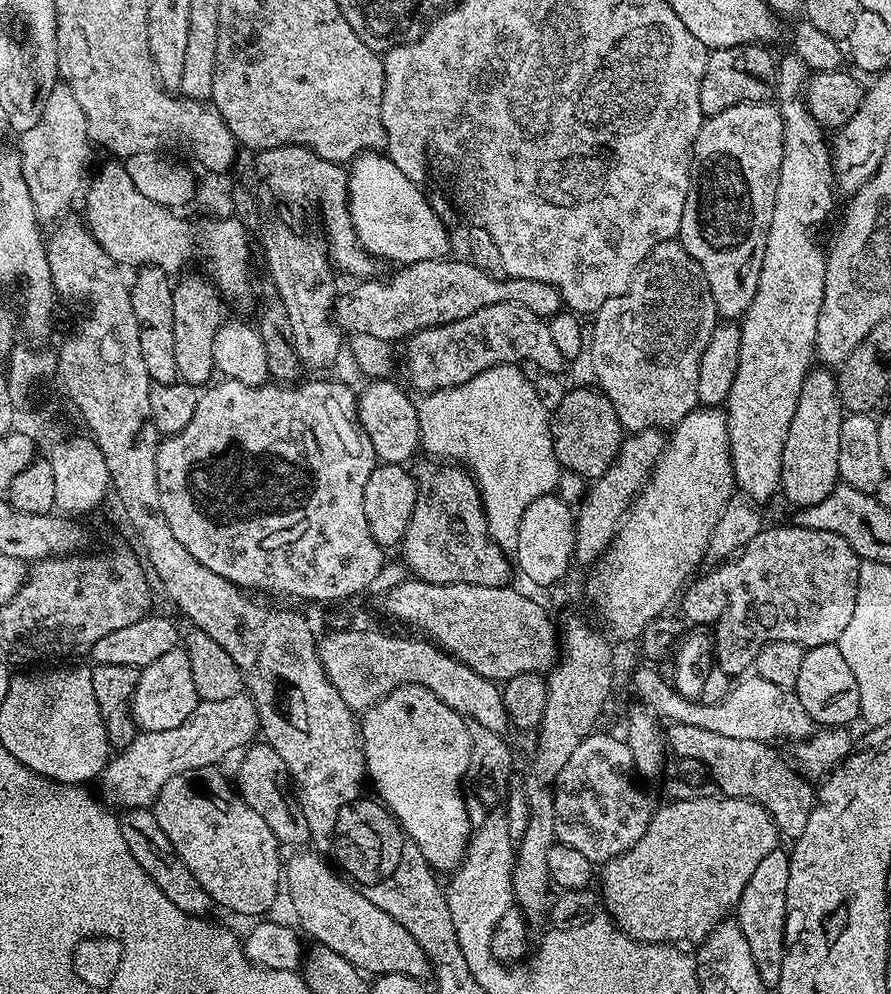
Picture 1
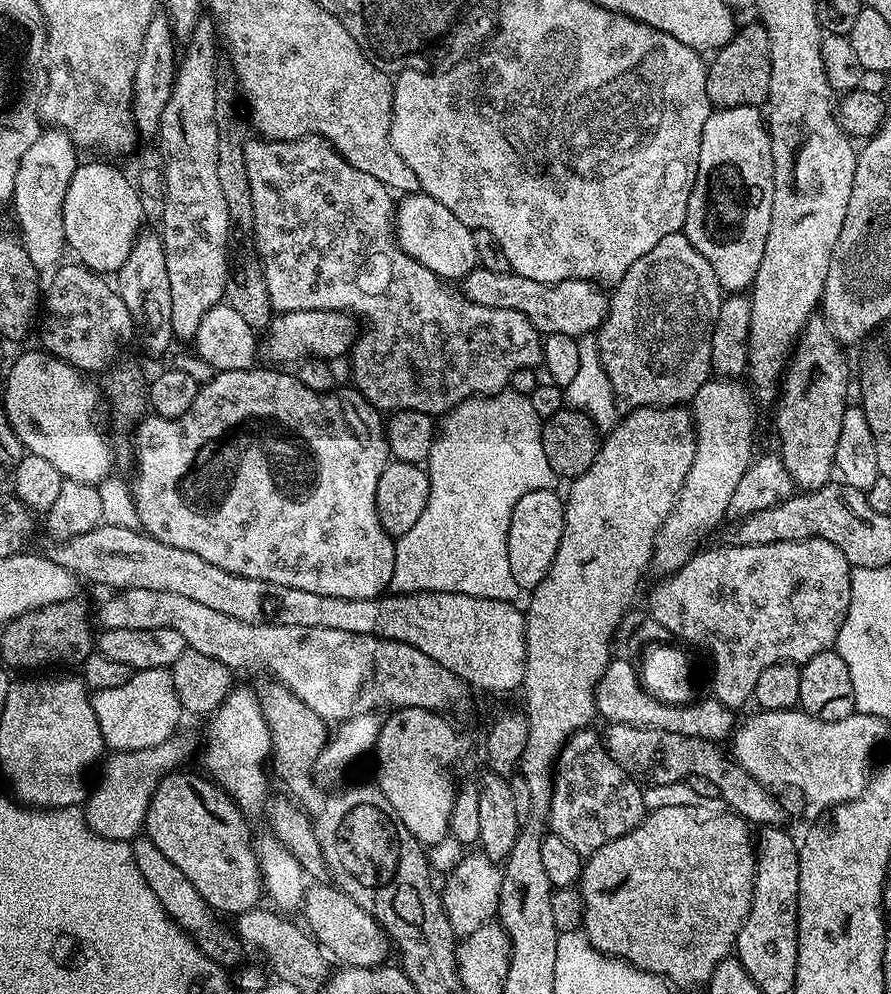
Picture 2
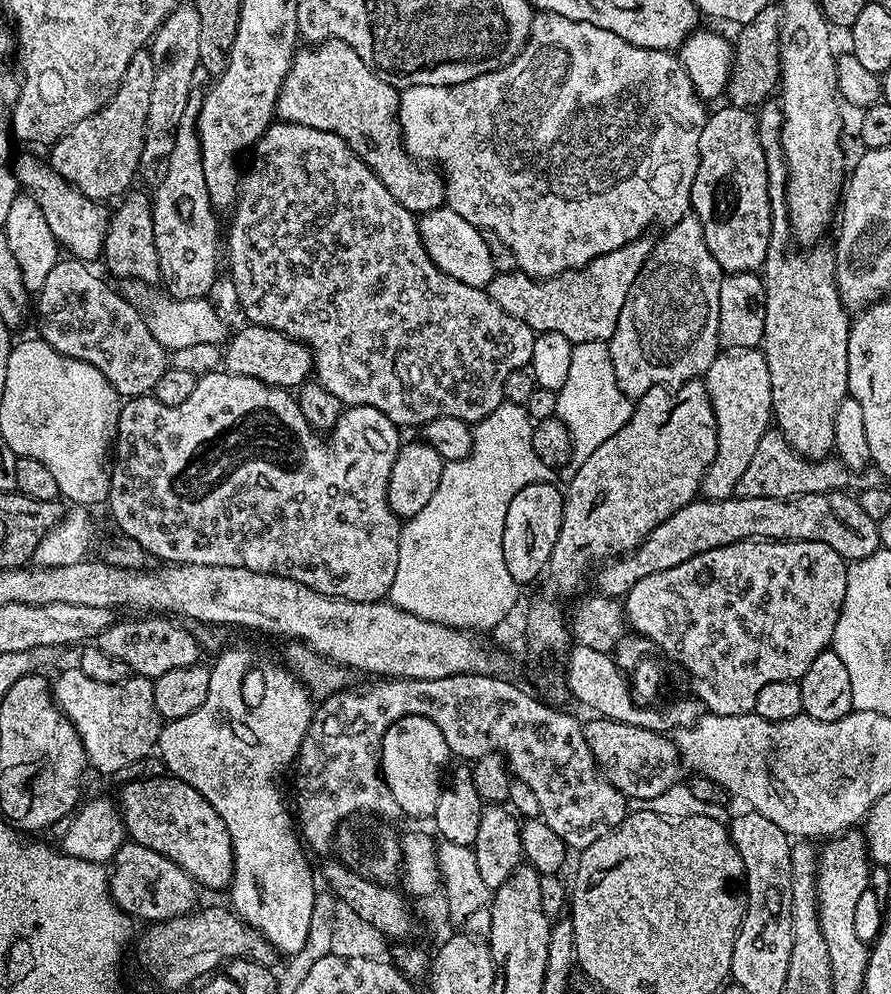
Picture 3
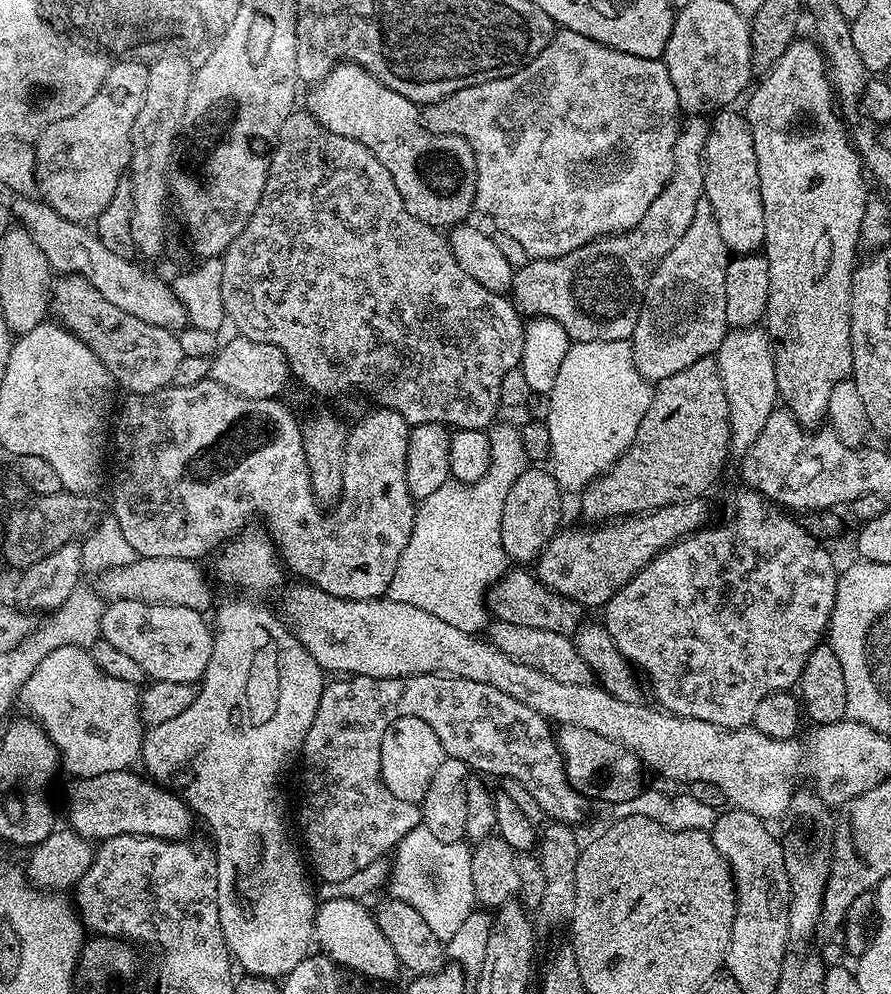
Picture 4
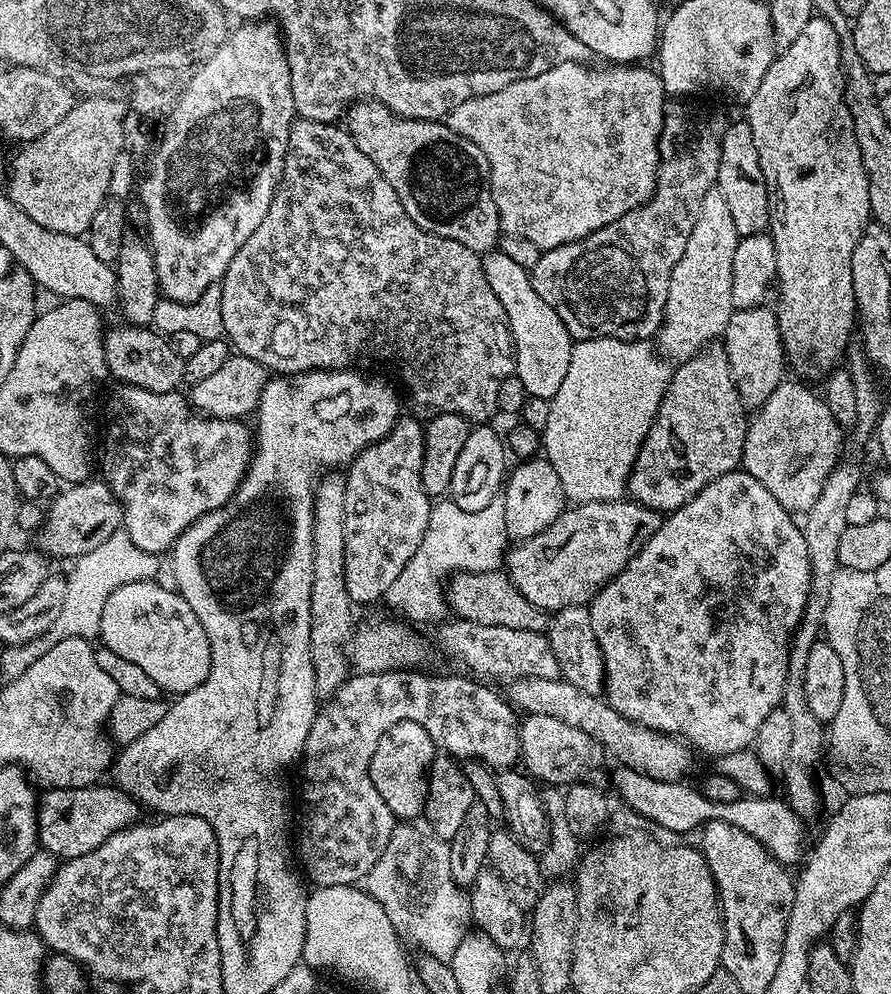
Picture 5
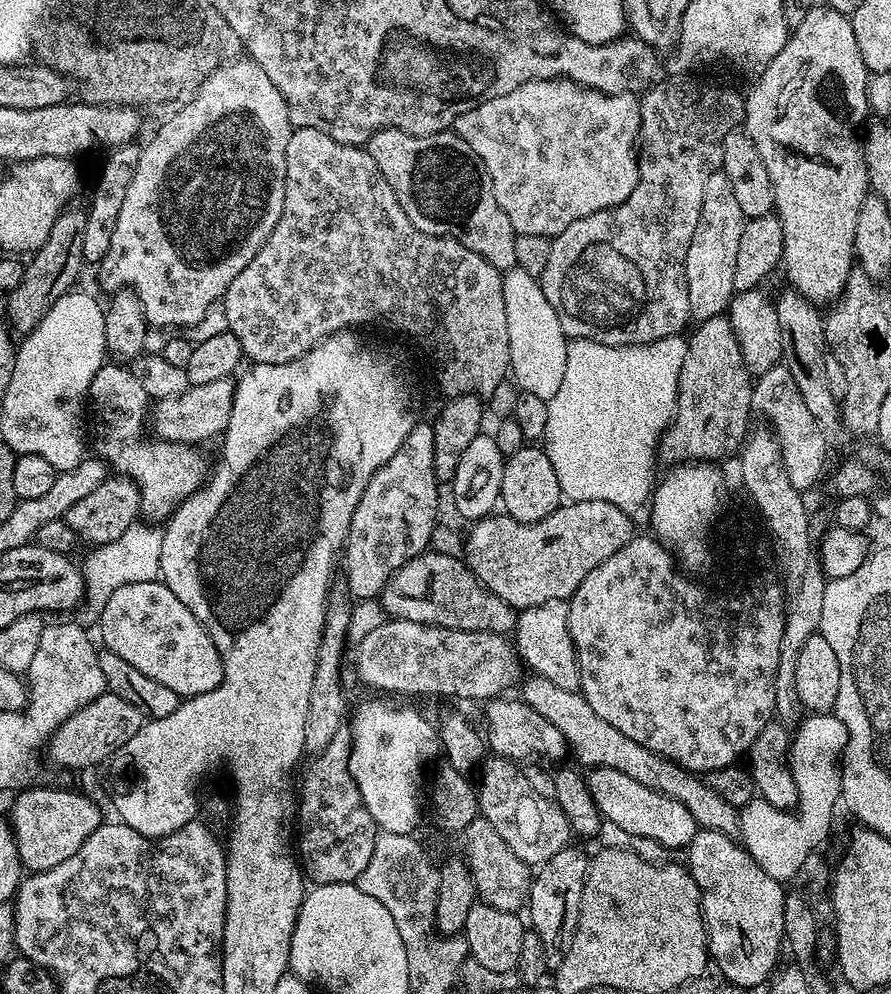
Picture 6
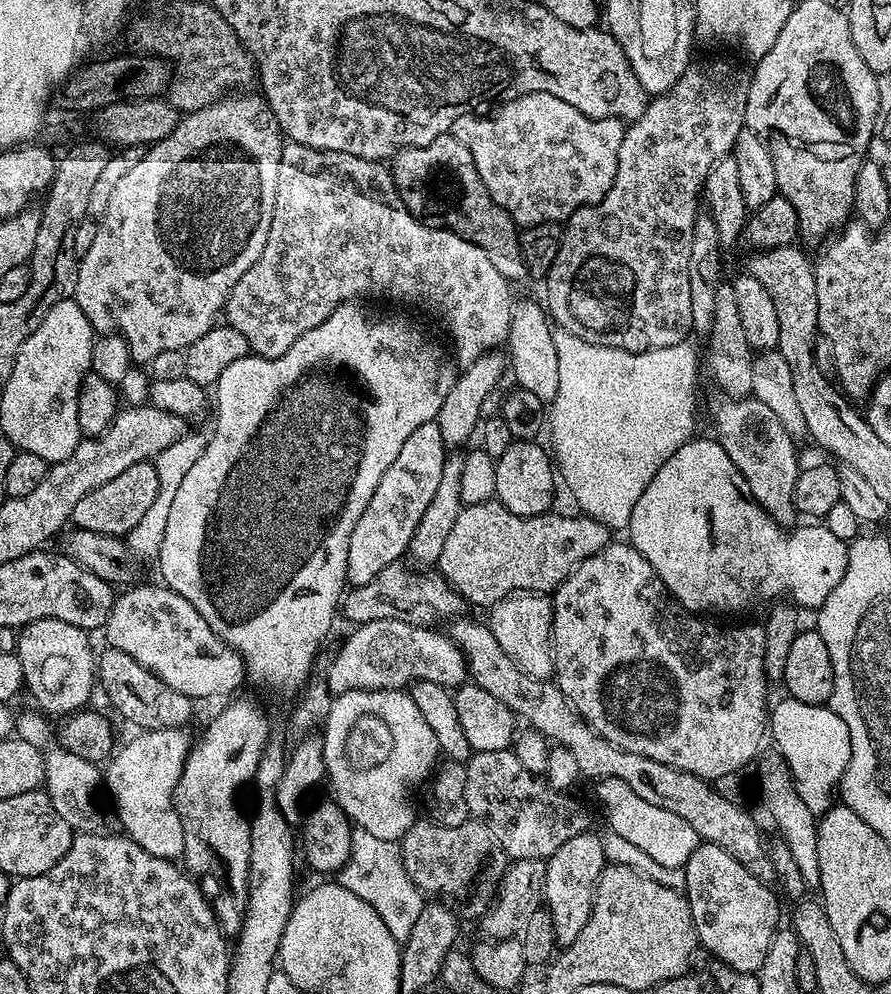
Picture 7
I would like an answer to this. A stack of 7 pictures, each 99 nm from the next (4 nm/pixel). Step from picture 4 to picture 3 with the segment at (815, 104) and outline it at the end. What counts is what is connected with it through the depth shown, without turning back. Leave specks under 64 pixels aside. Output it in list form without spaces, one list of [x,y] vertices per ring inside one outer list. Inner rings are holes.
[[[776,102],[759,105],[756,116],[758,138],[766,158],[772,215],[770,246],[762,269],[766,294],[762,351],[770,366],[775,427],[799,456],[805,456],[807,460],[823,460],[833,455],[834,418],[838,415],[838,406],[842,406],[848,395],[846,350],[850,312],[838,294],[835,247],[831,243],[817,242],[797,250],[790,243],[792,229],[788,227],[788,203],[784,197],[788,167],[780,141],[783,117],[784,113]]]

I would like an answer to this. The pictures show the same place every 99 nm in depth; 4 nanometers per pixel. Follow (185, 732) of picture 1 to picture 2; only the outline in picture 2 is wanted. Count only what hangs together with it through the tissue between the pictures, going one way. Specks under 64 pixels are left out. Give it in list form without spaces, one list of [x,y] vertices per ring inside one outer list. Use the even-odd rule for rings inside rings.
[[[177,734],[170,737],[166,742],[162,742],[158,746],[150,746],[146,750],[138,750],[137,752],[117,752],[109,755],[109,760],[103,761],[104,769],[100,772],[100,777],[96,780],[96,785],[91,785],[90,791],[86,796],[86,803],[83,805],[84,820],[88,823],[91,832],[97,832],[102,838],[107,840],[123,840],[131,842],[141,835],[144,827],[144,819],[146,818],[146,810],[150,798],[154,794],[156,787],[160,785],[163,777],[170,772],[175,772],[181,767],[183,760],[188,760],[192,756],[192,751],[198,748],[198,740],[192,736],[183,736]]]

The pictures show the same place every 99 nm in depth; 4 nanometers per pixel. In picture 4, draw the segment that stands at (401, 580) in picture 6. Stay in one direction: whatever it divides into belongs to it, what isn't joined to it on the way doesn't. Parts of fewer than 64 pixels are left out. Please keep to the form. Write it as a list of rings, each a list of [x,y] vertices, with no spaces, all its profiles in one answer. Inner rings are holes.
[[[524,568],[505,571],[504,575],[489,588],[485,600],[487,611],[496,620],[510,625],[533,627],[570,636],[584,620],[583,605],[550,590],[537,579],[535,573]]]

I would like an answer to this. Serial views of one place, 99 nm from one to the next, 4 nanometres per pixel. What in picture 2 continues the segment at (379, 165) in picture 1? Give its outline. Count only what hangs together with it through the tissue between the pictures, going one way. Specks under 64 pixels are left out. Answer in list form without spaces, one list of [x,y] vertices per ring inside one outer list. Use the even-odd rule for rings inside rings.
[[[418,191],[403,197],[404,201],[396,204],[394,217],[394,231],[396,243],[410,258],[422,262],[426,270],[430,270],[445,282],[463,281],[466,274],[470,274],[474,267],[474,253],[472,250],[473,229],[467,228],[442,202],[434,202],[424,192]]]

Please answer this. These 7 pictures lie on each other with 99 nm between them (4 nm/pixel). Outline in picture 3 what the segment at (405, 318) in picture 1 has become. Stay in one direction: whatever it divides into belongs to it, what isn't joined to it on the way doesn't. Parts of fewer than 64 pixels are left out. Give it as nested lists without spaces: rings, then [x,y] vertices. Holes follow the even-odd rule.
[[[641,238],[594,258],[586,266],[571,268],[557,276],[537,278],[519,270],[496,272],[493,280],[491,277],[487,281],[486,291],[491,300],[506,310],[506,314],[518,318],[537,334],[562,334],[573,345],[599,340],[606,342],[618,326],[618,314],[622,314],[622,306],[626,306],[630,286],[634,286],[634,278],[642,270],[653,245],[651,239]],[[245,323],[240,333],[227,341],[222,352],[222,364],[235,376],[258,378],[275,388],[299,389],[305,380],[313,375],[312,349],[307,344],[266,326]]]

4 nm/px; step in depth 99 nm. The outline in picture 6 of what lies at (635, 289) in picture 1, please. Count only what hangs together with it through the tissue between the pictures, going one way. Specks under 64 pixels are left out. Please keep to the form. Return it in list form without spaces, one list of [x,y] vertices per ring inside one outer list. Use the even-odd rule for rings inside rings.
[[[723,170],[710,174],[702,189],[698,230],[694,230],[684,263],[684,281],[688,287],[692,315],[697,321],[722,316],[728,311],[728,303],[734,295],[734,258],[738,258],[738,242],[742,238],[745,219],[742,206],[738,206],[734,195],[734,186],[730,186],[730,178]]]

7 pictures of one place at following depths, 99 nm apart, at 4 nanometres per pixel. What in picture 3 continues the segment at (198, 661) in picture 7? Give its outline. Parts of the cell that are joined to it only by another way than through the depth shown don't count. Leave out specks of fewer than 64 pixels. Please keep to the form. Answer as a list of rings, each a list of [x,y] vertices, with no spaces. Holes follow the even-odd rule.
[[[148,614],[145,620],[124,620],[121,619],[115,624],[111,624],[109,628],[100,636],[98,647],[106,650],[106,654],[110,654],[113,658],[118,658],[122,662],[126,662],[129,673],[137,676],[146,676],[155,678],[166,674],[166,670],[182,670],[182,666],[190,666],[197,663],[201,659],[202,645],[195,635],[192,636],[180,624],[175,624],[175,619],[165,618],[160,614]]]

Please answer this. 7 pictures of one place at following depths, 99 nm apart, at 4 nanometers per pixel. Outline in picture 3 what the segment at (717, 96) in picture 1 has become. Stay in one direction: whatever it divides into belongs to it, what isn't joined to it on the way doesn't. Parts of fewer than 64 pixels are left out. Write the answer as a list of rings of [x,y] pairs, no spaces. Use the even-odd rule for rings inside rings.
[[[769,2],[749,24],[739,29],[740,37],[735,37],[732,54],[732,73],[728,79],[726,100],[733,108],[755,109],[765,103],[768,96],[777,91],[780,82],[780,10],[775,3]]]

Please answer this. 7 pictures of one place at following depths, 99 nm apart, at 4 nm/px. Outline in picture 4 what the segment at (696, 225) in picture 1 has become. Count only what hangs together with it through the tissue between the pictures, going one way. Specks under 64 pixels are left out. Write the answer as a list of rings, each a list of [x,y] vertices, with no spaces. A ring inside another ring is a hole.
[[[721,110],[711,117],[706,146],[704,147],[704,195],[714,210],[714,220],[726,242],[729,253],[756,254],[764,247],[766,218],[762,210],[762,190],[758,182],[758,158],[754,158],[754,138],[750,134],[747,115],[740,116],[736,110]]]

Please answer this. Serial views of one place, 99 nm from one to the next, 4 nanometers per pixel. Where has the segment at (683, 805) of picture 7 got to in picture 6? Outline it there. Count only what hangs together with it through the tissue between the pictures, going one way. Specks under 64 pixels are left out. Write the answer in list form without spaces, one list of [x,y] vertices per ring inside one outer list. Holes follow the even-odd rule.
[[[528,674],[523,677],[518,692],[524,703],[538,710],[538,714],[542,714],[546,722],[551,722],[558,726],[558,730],[562,730],[571,755],[576,755],[589,769],[613,767],[620,770],[650,790],[672,796],[678,802],[684,803],[700,828],[709,828],[730,837],[737,835],[740,820],[737,808],[730,806],[730,802],[725,802],[719,794],[714,794],[714,790],[710,790],[710,786],[699,775],[689,772],[681,764],[675,764],[670,758],[634,742],[634,738],[626,738],[622,730],[610,726],[610,722],[603,718],[598,718],[598,714],[590,710],[590,702],[586,702],[586,698],[580,695],[579,691],[571,692],[565,688],[556,688],[554,682],[535,674]]]

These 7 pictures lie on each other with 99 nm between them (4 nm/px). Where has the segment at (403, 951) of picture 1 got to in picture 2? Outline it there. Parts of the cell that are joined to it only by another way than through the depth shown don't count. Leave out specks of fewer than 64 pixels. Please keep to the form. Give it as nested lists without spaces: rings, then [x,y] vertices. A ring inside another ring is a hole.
[[[316,882],[305,891],[302,913],[303,923],[317,944],[333,957],[340,959],[341,965],[349,968],[379,968],[385,963],[390,952],[390,941],[376,919],[358,902],[354,902],[339,887],[328,882]],[[308,923],[308,924],[307,924]],[[332,952],[333,953],[332,953]]]

